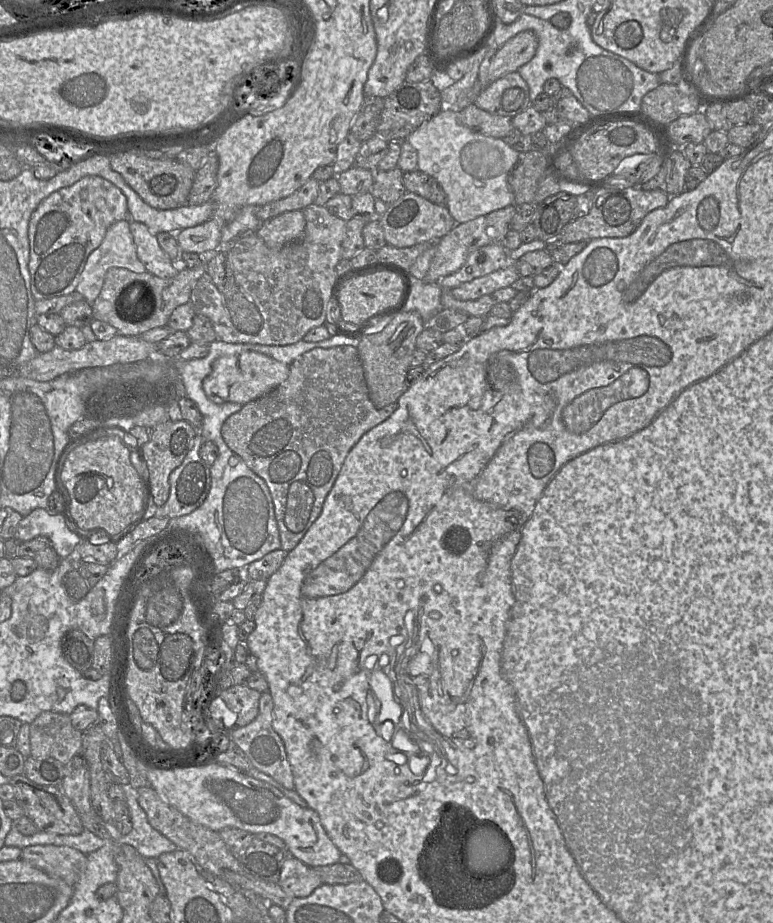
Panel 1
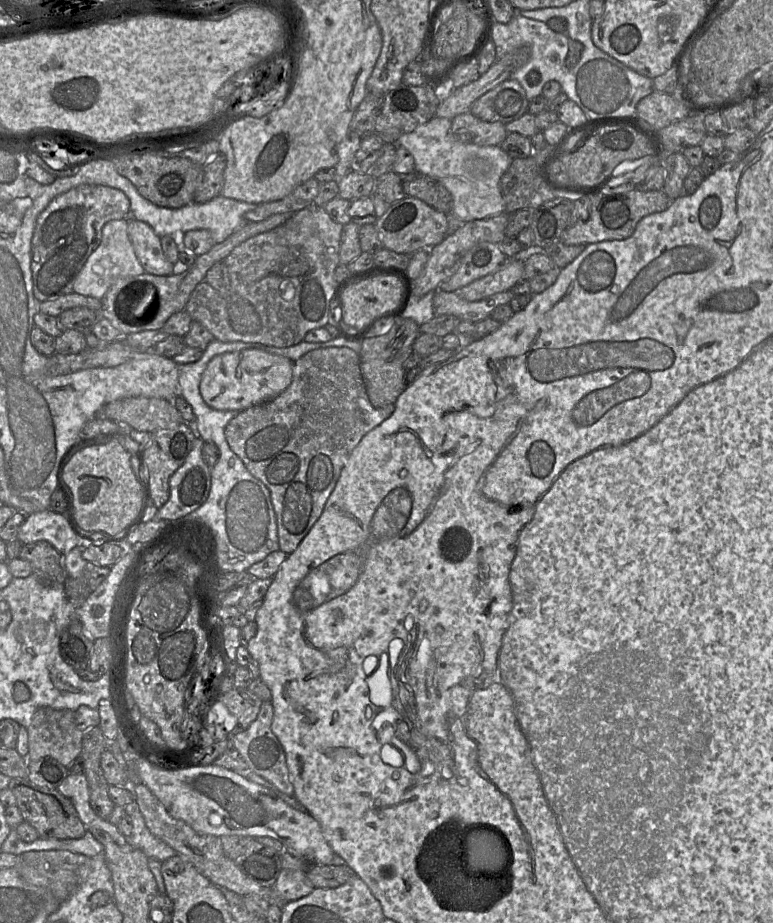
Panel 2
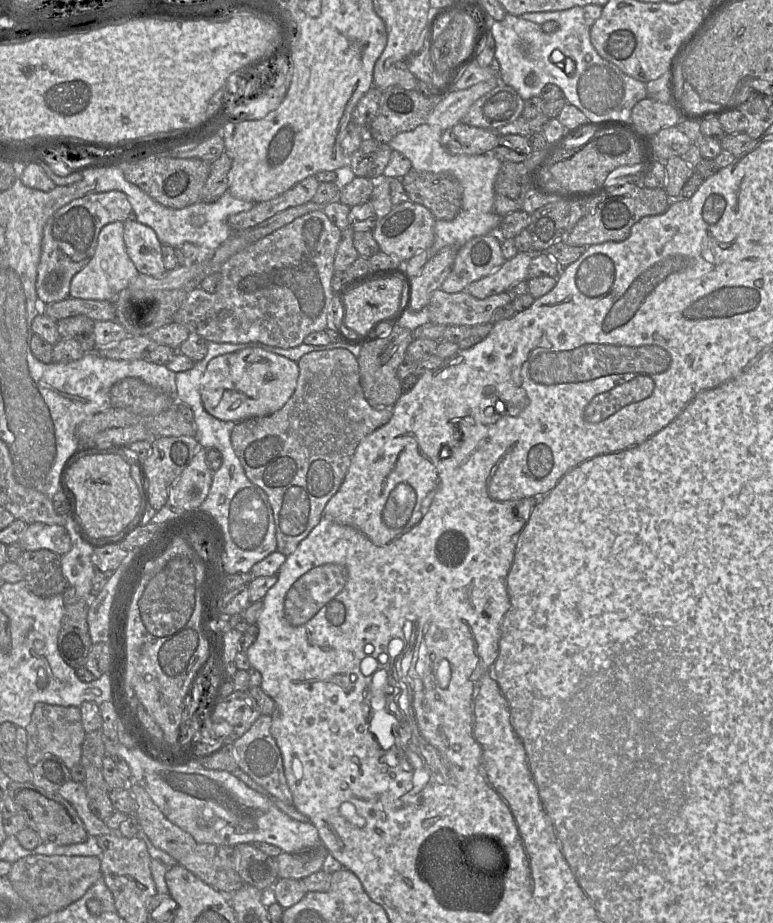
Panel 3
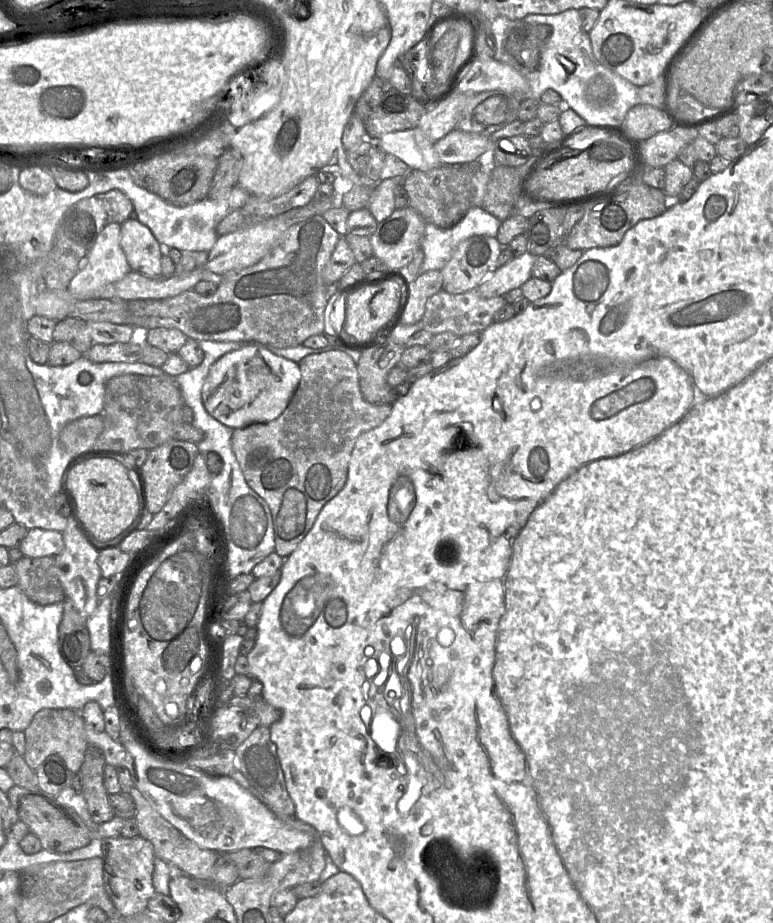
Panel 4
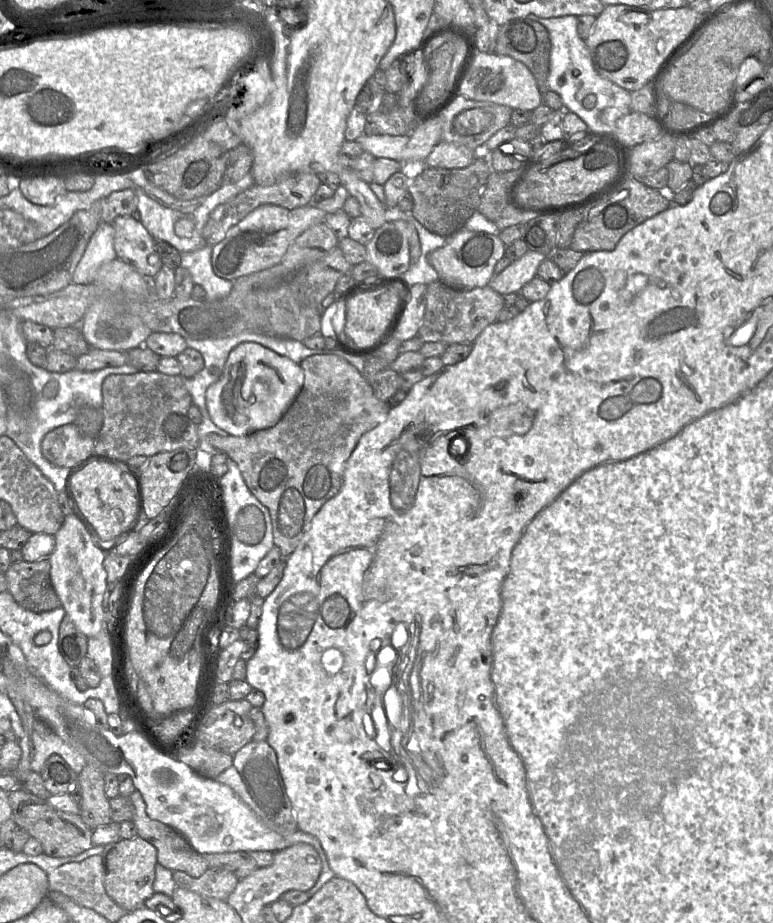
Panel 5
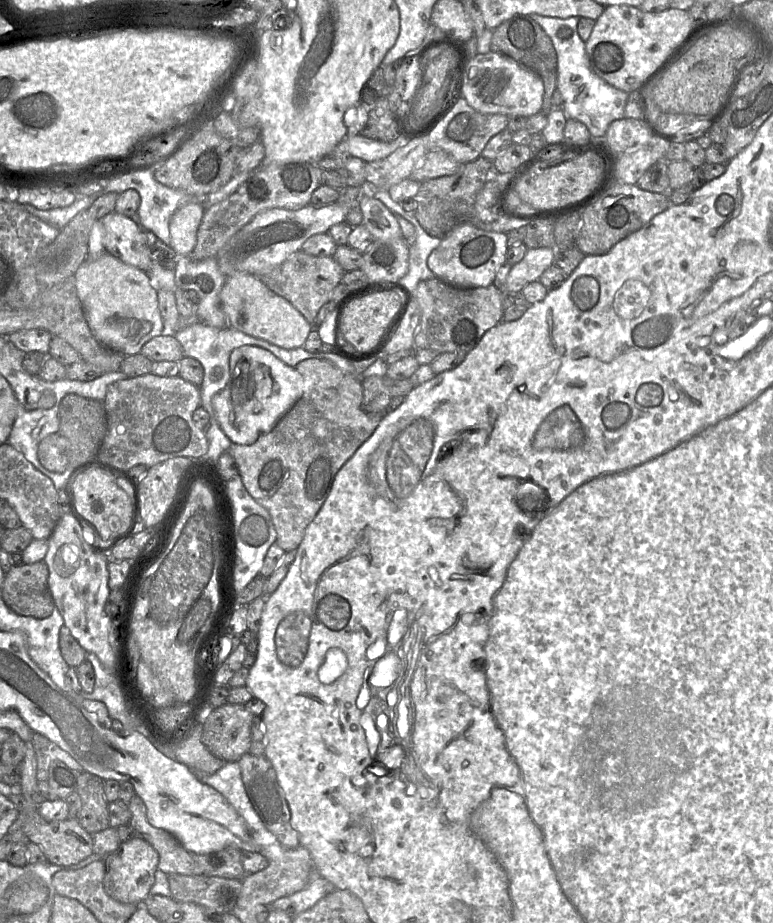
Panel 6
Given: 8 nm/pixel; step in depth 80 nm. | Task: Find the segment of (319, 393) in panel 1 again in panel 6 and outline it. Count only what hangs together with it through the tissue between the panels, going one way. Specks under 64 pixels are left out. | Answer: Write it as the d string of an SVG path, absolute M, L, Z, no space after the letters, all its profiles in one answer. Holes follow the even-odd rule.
M310 358L295 366L304 379L301 398L267 434L251 445L232 443L226 452L234 458L242 483L250 496L264 507L276 531L275 543L285 552L296 550L307 526L326 500L337 472L374 433L384 415L370 415L362 407L361 376L343 372L329 361Z

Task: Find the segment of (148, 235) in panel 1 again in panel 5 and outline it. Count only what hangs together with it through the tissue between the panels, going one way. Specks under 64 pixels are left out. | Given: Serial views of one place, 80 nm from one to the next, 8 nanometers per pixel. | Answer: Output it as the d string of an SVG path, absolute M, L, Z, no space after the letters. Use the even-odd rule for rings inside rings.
M132 216L117 217L111 224L115 230L114 249L117 258L147 279L153 279L163 266L156 250L156 240Z

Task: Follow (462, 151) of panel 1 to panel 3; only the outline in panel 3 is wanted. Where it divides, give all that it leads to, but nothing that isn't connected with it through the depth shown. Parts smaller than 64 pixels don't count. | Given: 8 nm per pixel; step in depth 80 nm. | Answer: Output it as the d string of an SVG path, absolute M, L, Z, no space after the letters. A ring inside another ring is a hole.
M428 123L412 131L402 132L388 142L393 151L398 151L411 162L412 168L432 173L445 173L454 176L463 188L462 210L471 213L491 213L494 207L494 182L502 162L492 153L477 155L455 155L441 144L443 130Z

